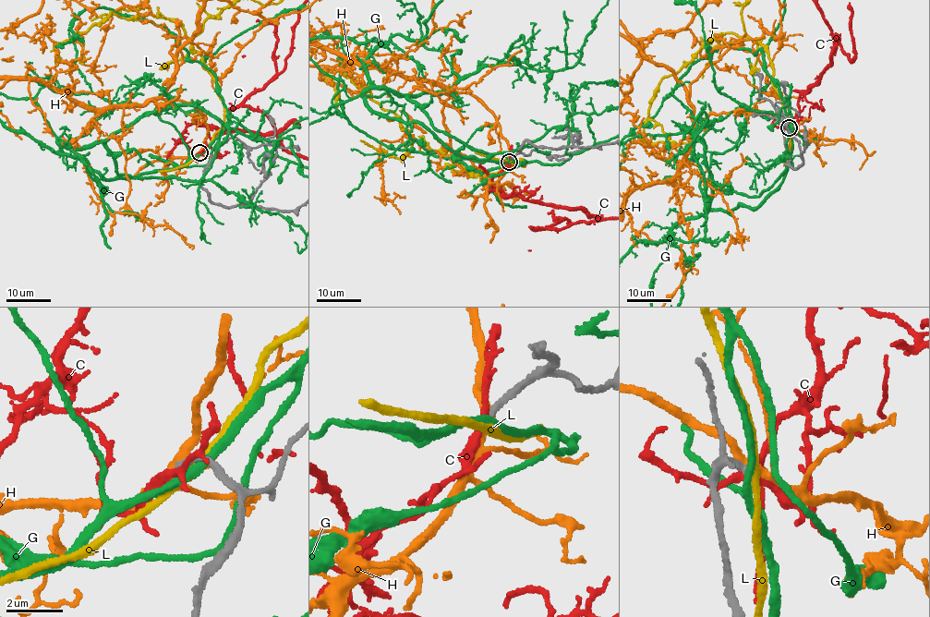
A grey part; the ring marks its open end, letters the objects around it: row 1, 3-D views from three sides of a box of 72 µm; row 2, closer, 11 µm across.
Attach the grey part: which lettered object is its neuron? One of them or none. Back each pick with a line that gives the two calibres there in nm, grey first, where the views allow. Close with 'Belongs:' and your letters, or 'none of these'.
Belongs: none of these

